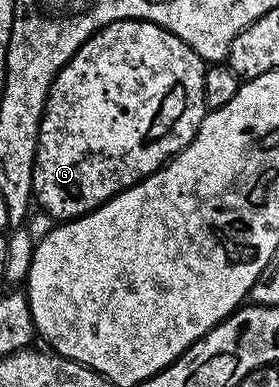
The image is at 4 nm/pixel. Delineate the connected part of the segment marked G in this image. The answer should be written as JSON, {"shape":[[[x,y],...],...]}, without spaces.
{"shape":[[[115,21],[92,35],[57,74],[47,96],[33,167],[34,204],[60,222],[72,221],[166,165],[190,144],[208,112],[203,98],[204,68],[202,57],[152,21]]]}

